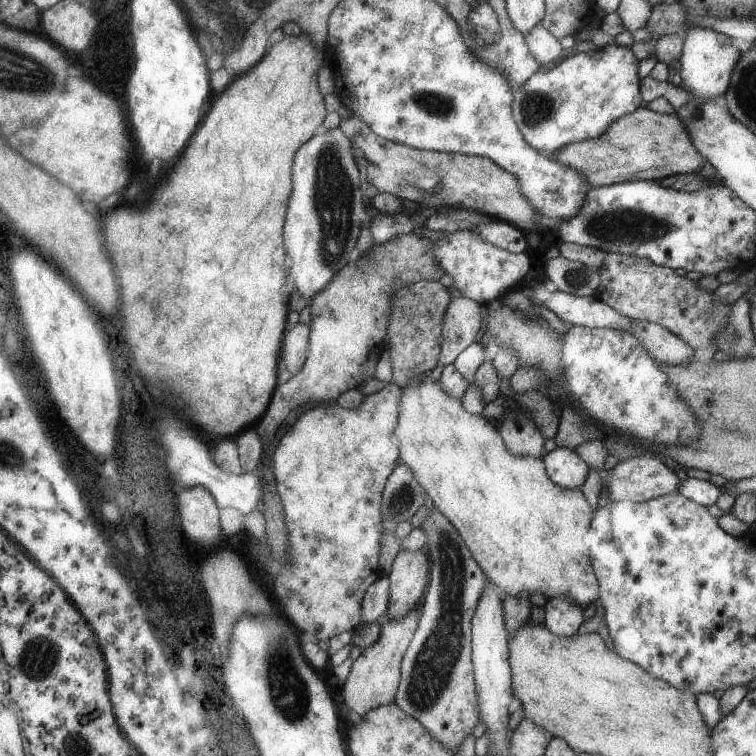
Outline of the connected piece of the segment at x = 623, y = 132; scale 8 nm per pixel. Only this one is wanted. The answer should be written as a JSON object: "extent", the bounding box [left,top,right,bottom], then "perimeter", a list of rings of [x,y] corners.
{"extent":[552,107,707,187],"perimeter":[[[640,107],[608,126],[602,136],[564,146],[552,160],[580,172],[590,186],[604,187],[634,180],[697,174],[706,166],[707,158],[695,147],[676,113],[662,114]]]}

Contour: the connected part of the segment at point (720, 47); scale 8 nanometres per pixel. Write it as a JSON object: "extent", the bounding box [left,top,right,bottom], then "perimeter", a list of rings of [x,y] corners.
{"extent":[680,28,740,100],"perimeter":[[[689,28],[683,35],[682,56],[680,56],[680,76],[687,92],[702,100],[721,99],[731,84],[736,62],[740,62],[740,50],[732,44],[732,38],[710,28]]]}

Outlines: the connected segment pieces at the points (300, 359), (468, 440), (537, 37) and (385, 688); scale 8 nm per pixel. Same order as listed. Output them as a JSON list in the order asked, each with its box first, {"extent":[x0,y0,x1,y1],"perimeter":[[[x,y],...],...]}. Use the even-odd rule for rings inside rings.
[{"extent":[282,323,310,374],"perimeter":[[[295,323],[284,334],[284,350],[282,350],[282,367],[290,374],[298,374],[308,358],[310,325]]]},{"extent":[394,373,599,606],"perimeter":[[[431,373],[418,374],[414,376],[408,386],[403,388],[402,399],[400,400],[400,418],[396,422],[394,430],[395,442],[399,445],[400,460],[404,466],[409,466],[413,472],[412,476],[416,478],[416,482],[427,493],[428,501],[456,527],[459,534],[463,537],[467,546],[471,550],[471,554],[475,557],[476,562],[482,567],[487,575],[487,580],[491,581],[494,586],[500,586],[506,594],[510,596],[520,596],[520,594],[544,594],[546,598],[552,596],[570,596],[576,604],[584,606],[596,602],[599,598],[599,584],[596,578],[594,567],[591,564],[591,551],[588,550],[586,542],[586,534],[591,526],[591,521],[594,520],[594,513],[588,503],[588,500],[582,493],[580,488],[574,490],[566,490],[560,488],[556,482],[552,482],[551,476],[547,472],[547,466],[542,462],[543,458],[530,458],[530,456],[516,456],[508,450],[506,443],[503,441],[503,436],[496,432],[496,428],[490,424],[488,418],[482,414],[472,414],[464,410],[461,400],[456,400],[452,396],[448,396],[448,390],[444,390],[442,382],[431,378]]]},{"extent":[525,24,565,66],"perimeter":[[[541,24],[535,25],[532,30],[528,30],[525,34],[531,53],[542,66],[544,64],[557,64],[560,62],[565,42],[550,34]]]},{"extent":[342,610,420,716],"perimeter":[[[410,610],[400,622],[388,620],[381,626],[378,640],[364,648],[364,651],[353,661],[353,665],[347,680],[345,681],[344,692],[342,692],[344,702],[349,710],[354,710],[358,716],[364,716],[378,706],[384,706],[395,702],[398,693],[398,682],[400,682],[400,660],[406,656],[406,648],[411,644],[412,634],[419,624],[420,610]]]}]

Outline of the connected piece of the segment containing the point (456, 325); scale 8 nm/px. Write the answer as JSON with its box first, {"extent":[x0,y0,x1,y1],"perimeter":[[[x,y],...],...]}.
{"extent":[438,298,484,364],"perimeter":[[[453,298],[444,314],[441,354],[438,364],[453,364],[454,360],[476,342],[482,328],[484,306],[470,298]]]}

